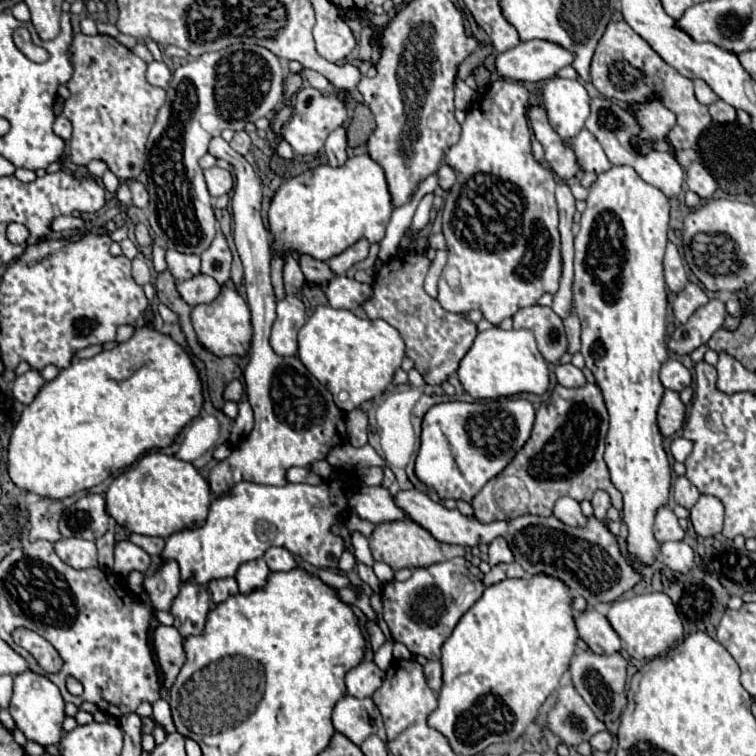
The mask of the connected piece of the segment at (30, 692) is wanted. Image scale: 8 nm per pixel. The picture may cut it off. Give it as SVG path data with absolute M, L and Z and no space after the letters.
M26 670L18 676L14 676L14 696L12 696L8 712L16 720L18 730L22 730L28 740L38 742L42 746L58 744L64 734L62 722L64 722L66 714L64 714L62 694L54 682L50 682L46 676L34 674L32 670Z

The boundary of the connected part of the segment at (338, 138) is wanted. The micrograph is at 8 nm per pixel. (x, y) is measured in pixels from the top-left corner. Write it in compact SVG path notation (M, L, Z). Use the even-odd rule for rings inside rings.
M336 128L324 144L324 152L328 156L330 166L342 166L348 160L348 152L346 152L346 130L344 128Z

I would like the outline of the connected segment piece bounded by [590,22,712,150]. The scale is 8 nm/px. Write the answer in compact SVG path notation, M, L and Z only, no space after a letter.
M626 22L608 24L592 58L590 82L598 92L602 92L606 98L612 98L612 100L620 100L626 104L644 104L650 100L658 100L664 106L668 106L668 110L676 114L676 124L668 132L668 138L676 150L694 148L698 142L698 136L712 122L712 116L708 114L708 106L700 104L694 96L692 80L672 70L672 66L668 66L648 46L648 42L642 40Z

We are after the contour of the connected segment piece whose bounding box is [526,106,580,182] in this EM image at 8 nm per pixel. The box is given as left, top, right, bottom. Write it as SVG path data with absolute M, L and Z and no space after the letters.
M526 106L526 116L532 124L532 132L534 132L536 140L544 146L544 152L546 152L544 158L546 158L550 170L562 182L568 182L570 178L574 178L580 172L580 164L572 150L572 142L562 140L556 134L556 130L550 126L546 110L542 106Z

